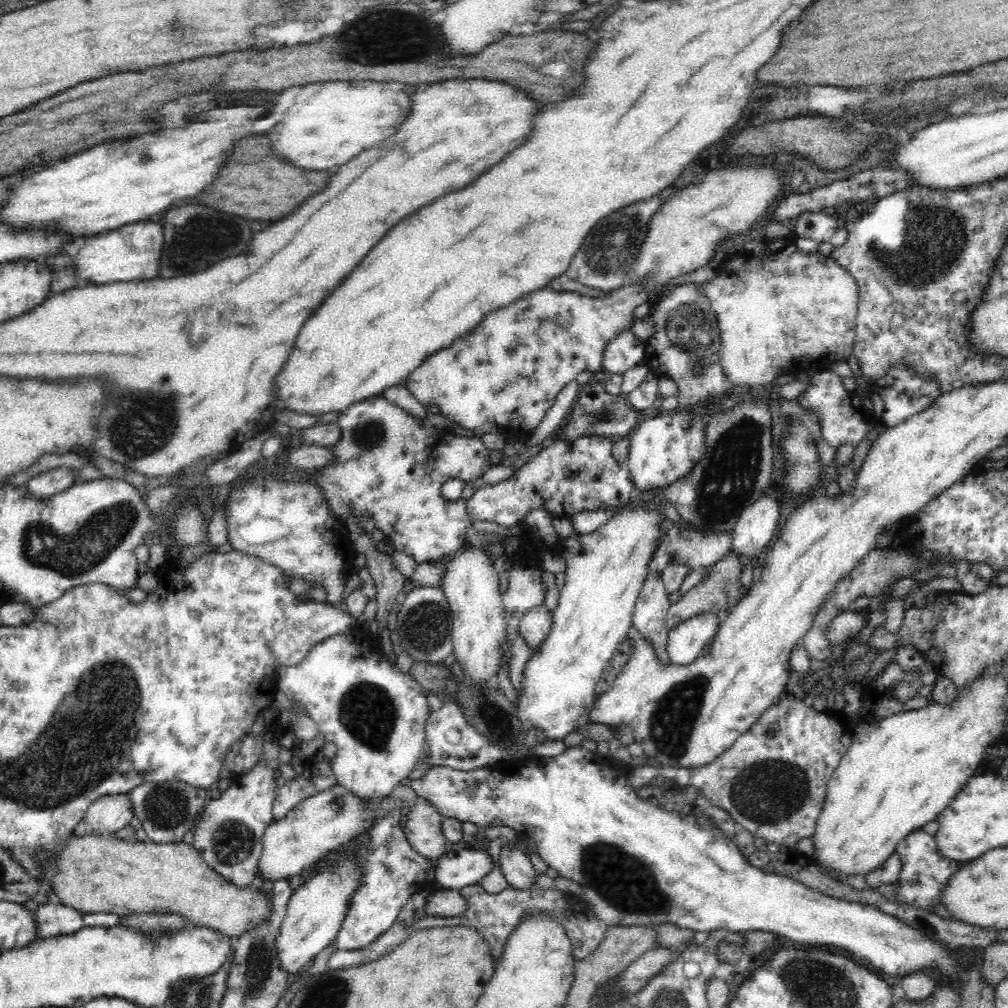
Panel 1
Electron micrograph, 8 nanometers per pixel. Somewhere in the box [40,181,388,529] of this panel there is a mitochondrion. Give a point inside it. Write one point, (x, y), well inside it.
(141, 425)

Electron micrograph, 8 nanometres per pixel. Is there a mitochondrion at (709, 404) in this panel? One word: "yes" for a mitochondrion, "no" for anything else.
no

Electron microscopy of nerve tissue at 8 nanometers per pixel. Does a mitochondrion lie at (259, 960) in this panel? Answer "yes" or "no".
yes

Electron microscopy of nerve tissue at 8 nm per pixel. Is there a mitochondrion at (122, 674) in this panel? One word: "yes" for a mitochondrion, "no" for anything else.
yes

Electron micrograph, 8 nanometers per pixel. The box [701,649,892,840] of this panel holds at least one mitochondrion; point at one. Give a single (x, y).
(769, 792)

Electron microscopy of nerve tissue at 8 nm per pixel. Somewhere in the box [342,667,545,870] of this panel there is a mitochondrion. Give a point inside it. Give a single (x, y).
(478, 700)

